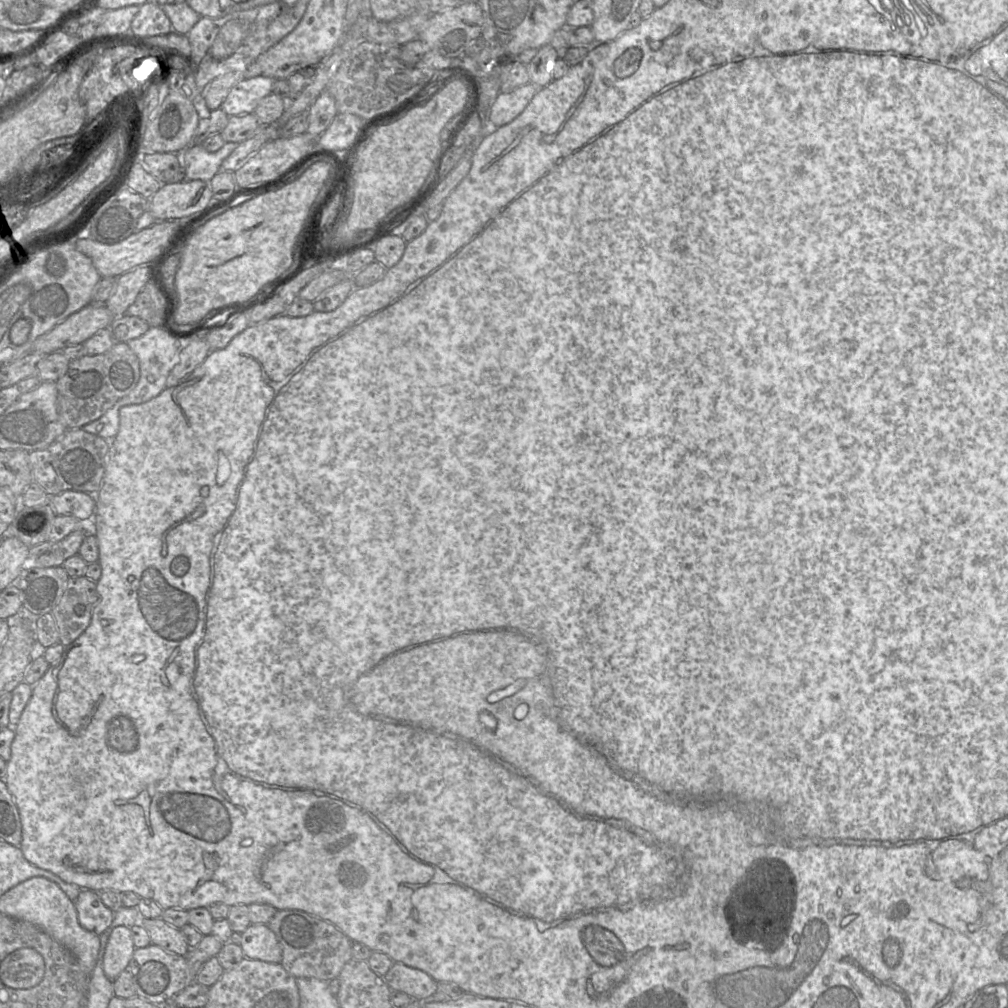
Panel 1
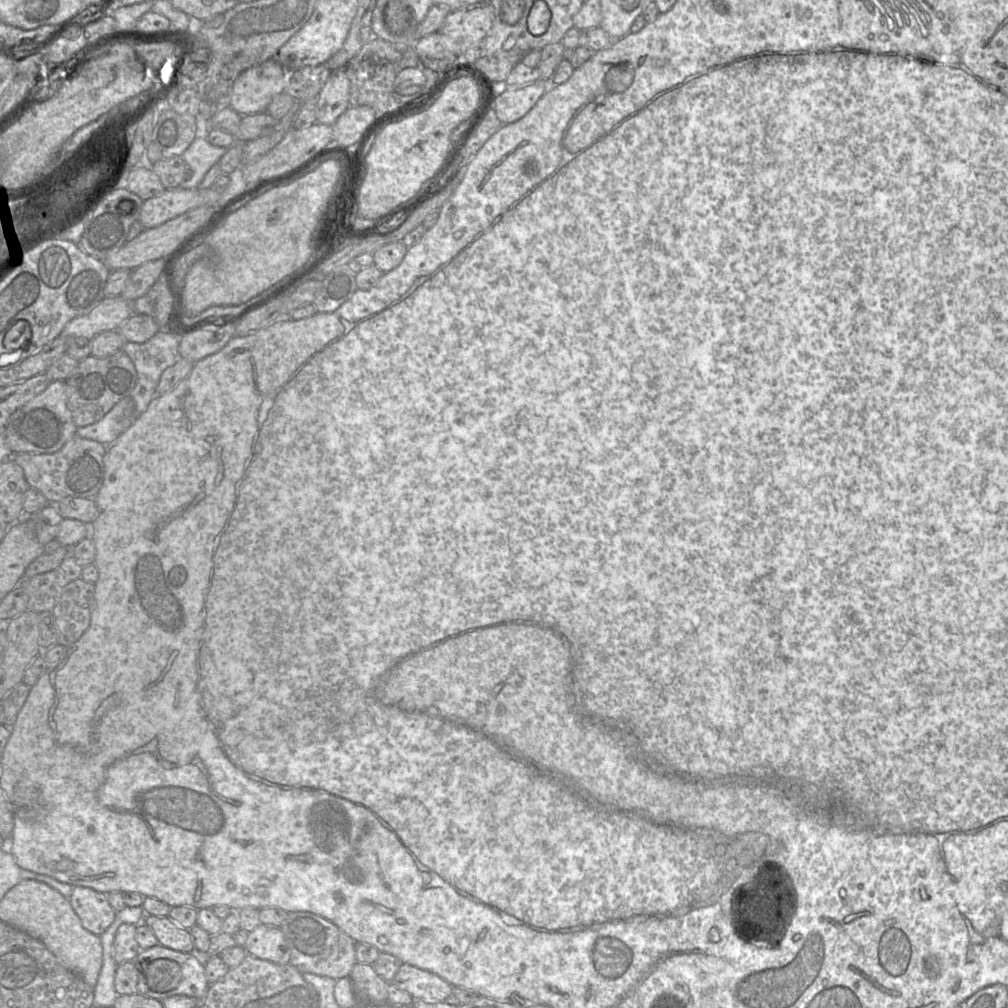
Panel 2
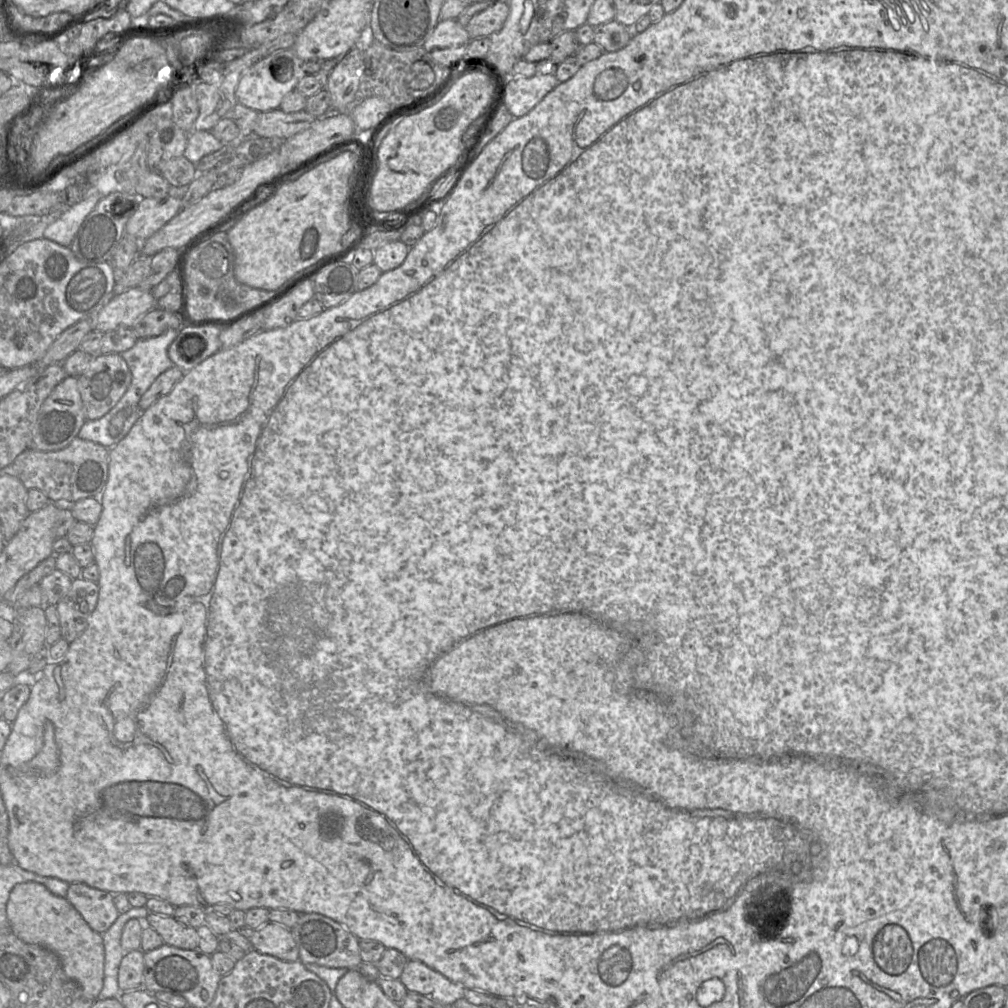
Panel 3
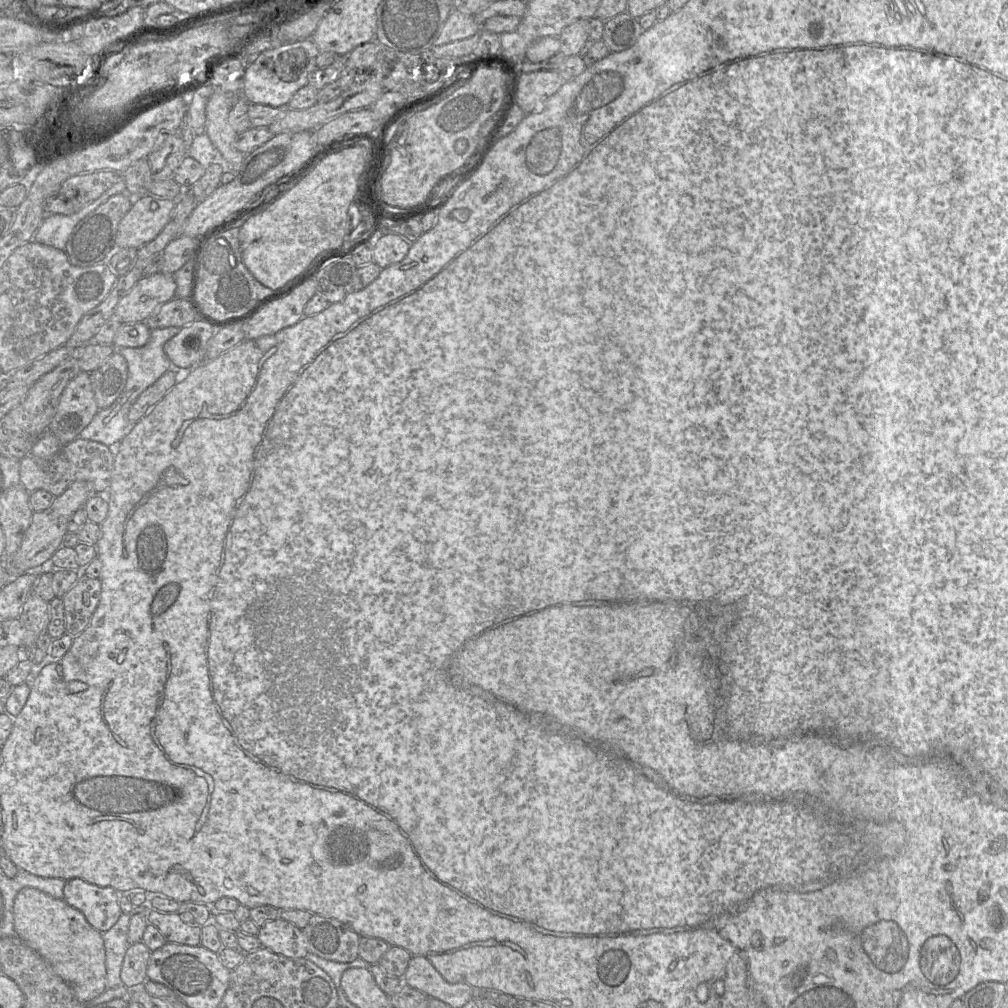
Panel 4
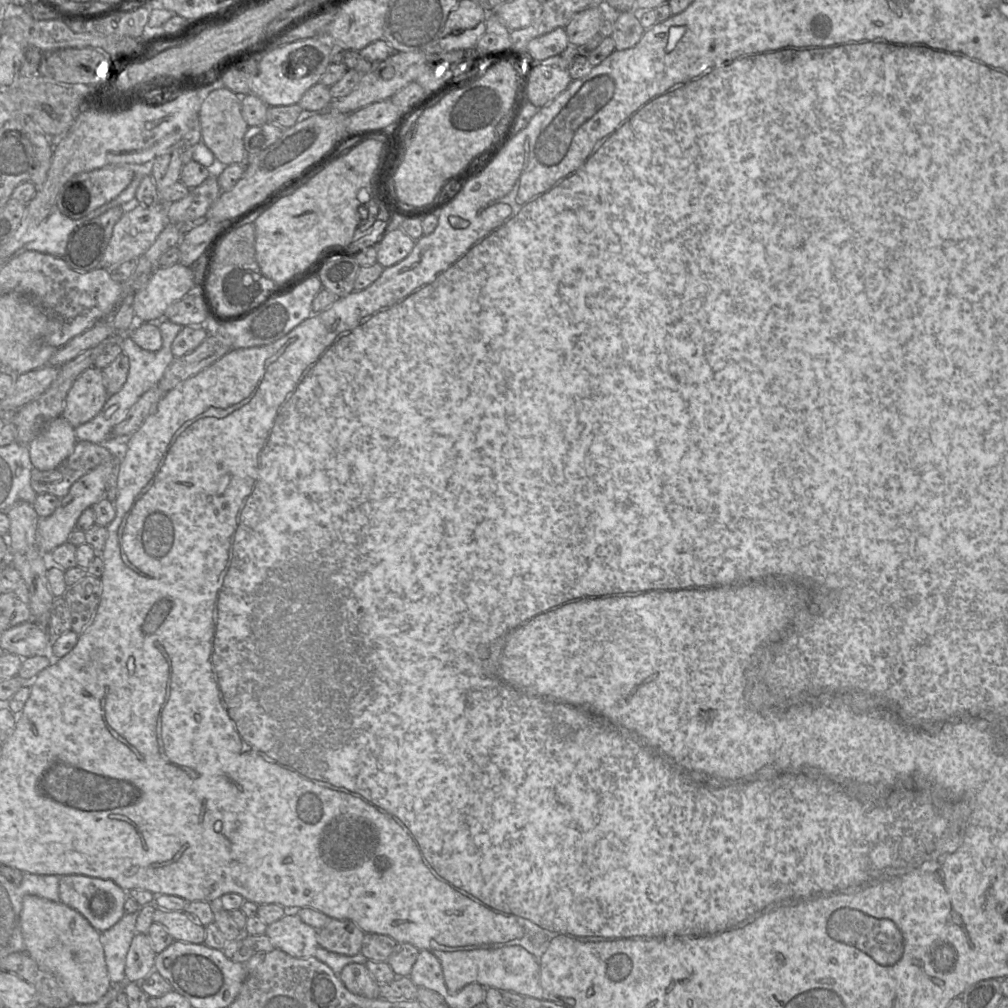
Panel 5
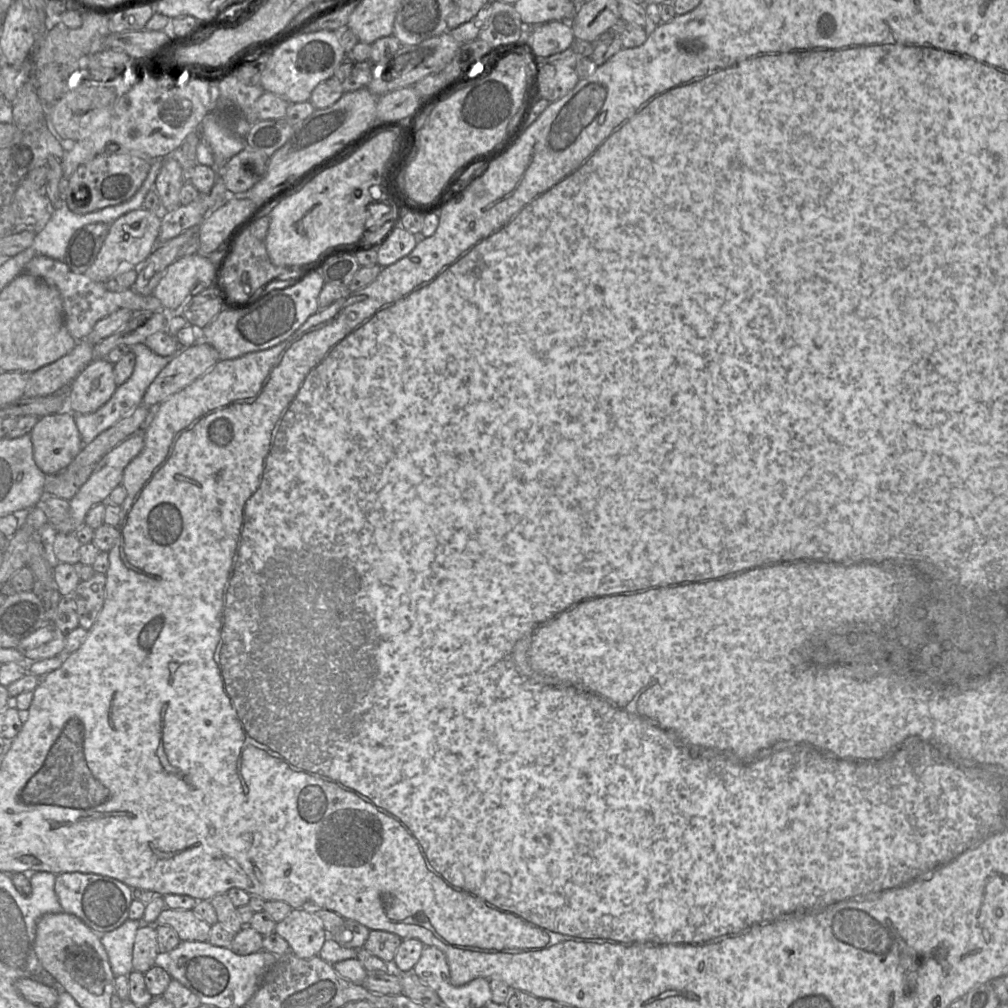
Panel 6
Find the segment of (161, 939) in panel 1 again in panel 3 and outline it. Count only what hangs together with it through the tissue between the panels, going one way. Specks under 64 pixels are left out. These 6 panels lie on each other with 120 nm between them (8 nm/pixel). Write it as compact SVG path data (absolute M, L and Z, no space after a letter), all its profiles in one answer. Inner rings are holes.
M150 912L144 923L151 926L168 945L186 950L198 949L199 936L197 930L178 922L174 916Z

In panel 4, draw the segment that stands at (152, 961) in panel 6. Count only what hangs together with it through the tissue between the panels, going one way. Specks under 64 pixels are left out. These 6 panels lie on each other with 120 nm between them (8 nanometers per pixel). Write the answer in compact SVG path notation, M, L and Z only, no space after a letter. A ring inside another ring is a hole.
M143 941L130 945L124 956L121 969L121 980L125 987L144 987L151 953Z

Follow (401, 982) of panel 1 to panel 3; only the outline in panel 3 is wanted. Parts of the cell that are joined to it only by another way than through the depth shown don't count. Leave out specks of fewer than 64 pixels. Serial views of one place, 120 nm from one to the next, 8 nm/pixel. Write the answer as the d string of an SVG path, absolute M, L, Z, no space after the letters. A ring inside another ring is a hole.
M408 960L399 979L408 991L427 996L444 1006L451 1006L455 1001L463 998L465 993L464 986L450 981L440 972L430 968L428 965L419 960Z

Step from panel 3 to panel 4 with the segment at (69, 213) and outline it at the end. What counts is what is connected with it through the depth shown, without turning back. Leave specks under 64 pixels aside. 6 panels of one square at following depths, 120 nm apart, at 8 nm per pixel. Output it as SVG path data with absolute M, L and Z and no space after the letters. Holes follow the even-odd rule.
M120 175L120 179L99 198L78 212L71 215L47 214L35 233L33 240L64 251L73 228L110 197L120 193L127 193L122 175Z

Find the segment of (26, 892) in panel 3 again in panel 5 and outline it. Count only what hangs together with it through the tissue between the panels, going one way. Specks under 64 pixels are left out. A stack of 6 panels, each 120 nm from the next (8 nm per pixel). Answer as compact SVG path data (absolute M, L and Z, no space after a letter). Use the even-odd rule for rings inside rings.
M26 895L22 902L21 930L25 952L59 980L74 1003L96 1003L111 988L101 933L77 910L62 902Z

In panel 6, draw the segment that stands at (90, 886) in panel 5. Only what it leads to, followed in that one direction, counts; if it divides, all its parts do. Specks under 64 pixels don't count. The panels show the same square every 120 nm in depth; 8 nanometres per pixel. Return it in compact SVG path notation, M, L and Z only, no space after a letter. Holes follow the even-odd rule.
M69 872L56 876L55 893L63 912L80 918L97 934L101 935L120 927L129 919L133 890L125 883L99 874Z

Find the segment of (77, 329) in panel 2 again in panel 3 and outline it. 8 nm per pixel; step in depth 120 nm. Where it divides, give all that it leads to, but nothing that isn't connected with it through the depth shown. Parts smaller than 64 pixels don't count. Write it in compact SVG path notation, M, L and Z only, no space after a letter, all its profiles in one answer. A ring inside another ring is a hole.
M137 286L115 294L110 301L100 309L97 315L90 315L84 319L90 320L92 330L101 332L114 330L118 327L132 328L142 316L155 307L157 307L157 303L151 290L145 290Z

